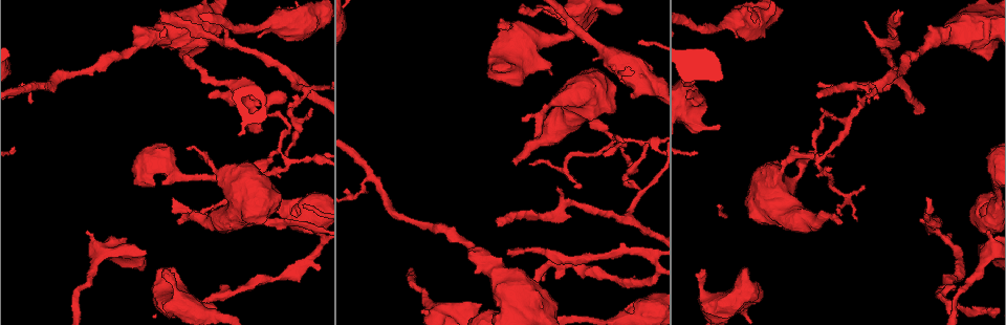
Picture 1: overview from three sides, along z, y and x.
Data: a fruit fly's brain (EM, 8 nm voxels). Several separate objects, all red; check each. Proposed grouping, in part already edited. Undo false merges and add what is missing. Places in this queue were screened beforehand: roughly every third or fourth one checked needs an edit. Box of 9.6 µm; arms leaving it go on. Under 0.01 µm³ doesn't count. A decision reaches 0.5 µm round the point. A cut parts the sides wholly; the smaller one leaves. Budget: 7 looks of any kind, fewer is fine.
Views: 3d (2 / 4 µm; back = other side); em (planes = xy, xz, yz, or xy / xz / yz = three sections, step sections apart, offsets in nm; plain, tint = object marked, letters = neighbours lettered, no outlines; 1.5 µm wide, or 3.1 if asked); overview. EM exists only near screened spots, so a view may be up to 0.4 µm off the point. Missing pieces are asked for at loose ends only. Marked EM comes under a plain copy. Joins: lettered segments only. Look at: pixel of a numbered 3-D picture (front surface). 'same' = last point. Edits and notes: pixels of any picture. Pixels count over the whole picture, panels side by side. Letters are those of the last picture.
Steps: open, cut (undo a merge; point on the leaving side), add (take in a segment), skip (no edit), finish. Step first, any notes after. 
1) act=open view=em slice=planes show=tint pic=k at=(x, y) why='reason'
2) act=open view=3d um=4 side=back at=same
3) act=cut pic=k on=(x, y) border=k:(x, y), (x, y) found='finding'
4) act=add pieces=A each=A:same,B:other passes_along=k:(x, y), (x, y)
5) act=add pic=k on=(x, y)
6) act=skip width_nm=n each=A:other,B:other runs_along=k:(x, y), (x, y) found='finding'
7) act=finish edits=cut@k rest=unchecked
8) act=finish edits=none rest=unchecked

act=open view=3d um=2 pic=1 at=(897, 9)

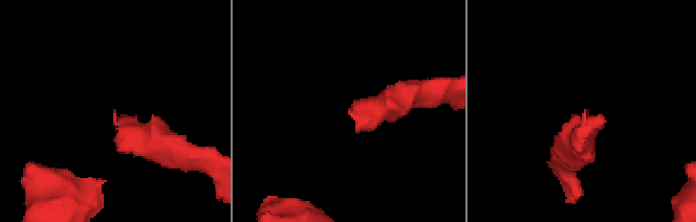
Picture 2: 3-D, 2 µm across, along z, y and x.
act=open view=em slice=planes show=letters pic=2 at=(113, 110)

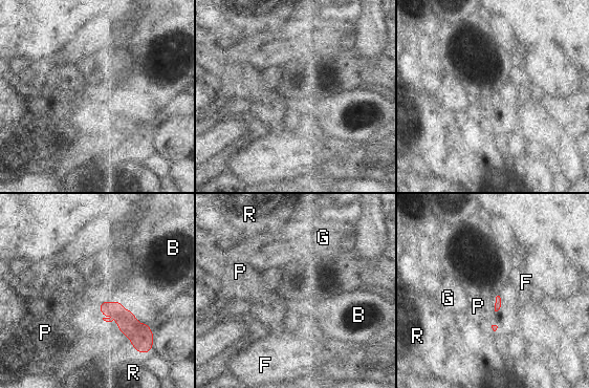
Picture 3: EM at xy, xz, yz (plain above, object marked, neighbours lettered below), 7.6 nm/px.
act=skip longest_contact=P:480nm each=B:other,F:other,G:other,P:other,R:other border=3:(101, 301), (101, 315), (136, 351) found='none of them fits'

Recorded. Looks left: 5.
act=open view=3d um=2 pic=1 at=(817, 157) why='abrupt turn'

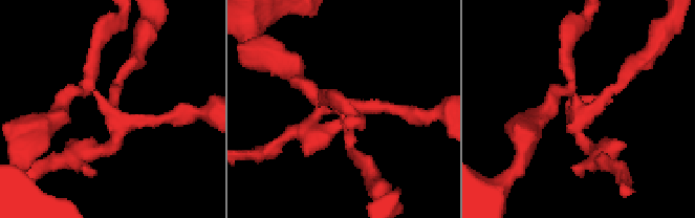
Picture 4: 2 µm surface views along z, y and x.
act=open view=em slice=xy step=4 show=tint pic=4 at=(580, 113) why='shape alone is not enough'

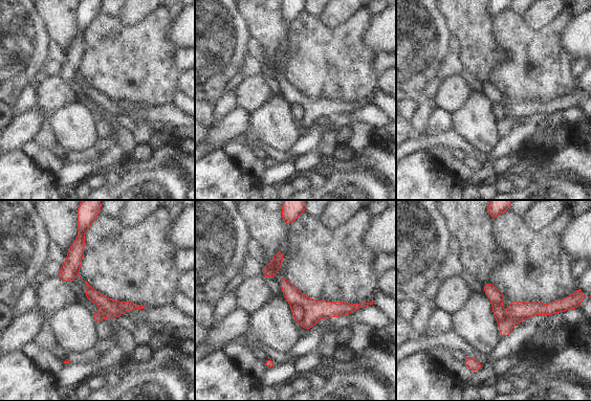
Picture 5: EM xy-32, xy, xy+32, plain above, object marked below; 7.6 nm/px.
act=open view=em slice=xz step=4 show=letters at=same why='another direction'

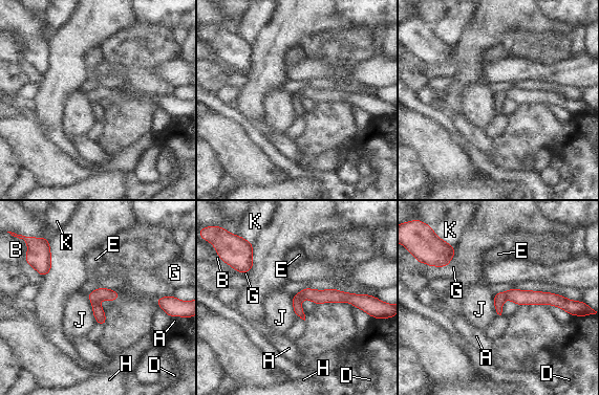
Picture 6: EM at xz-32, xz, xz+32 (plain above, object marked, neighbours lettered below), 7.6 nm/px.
act=cut pic=6 on=(101, 293) longest_contact=J:220nm each=A:other,B:other,D:other,E:other,G:other,H:other,J:other,K:other part_leaving=6:(303, 293), (348, 297), (360, 304) found='a second neuron is stuck on'

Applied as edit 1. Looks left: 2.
act=open view=em slice=planes show=letters pic=1 at=(161, 275) why='branch stops here'

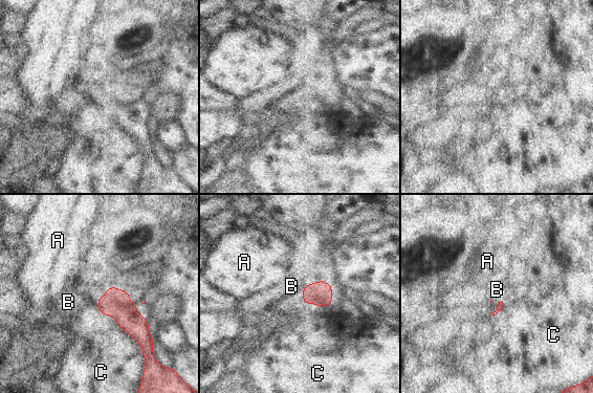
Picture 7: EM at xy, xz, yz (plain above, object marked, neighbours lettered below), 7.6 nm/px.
act=skip each=A:other,B:other,C:other runs_along=7:(111, 289), (147, 347) found='none of them fits'

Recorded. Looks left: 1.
act=finish edits=cut@6 rest=unchecked

